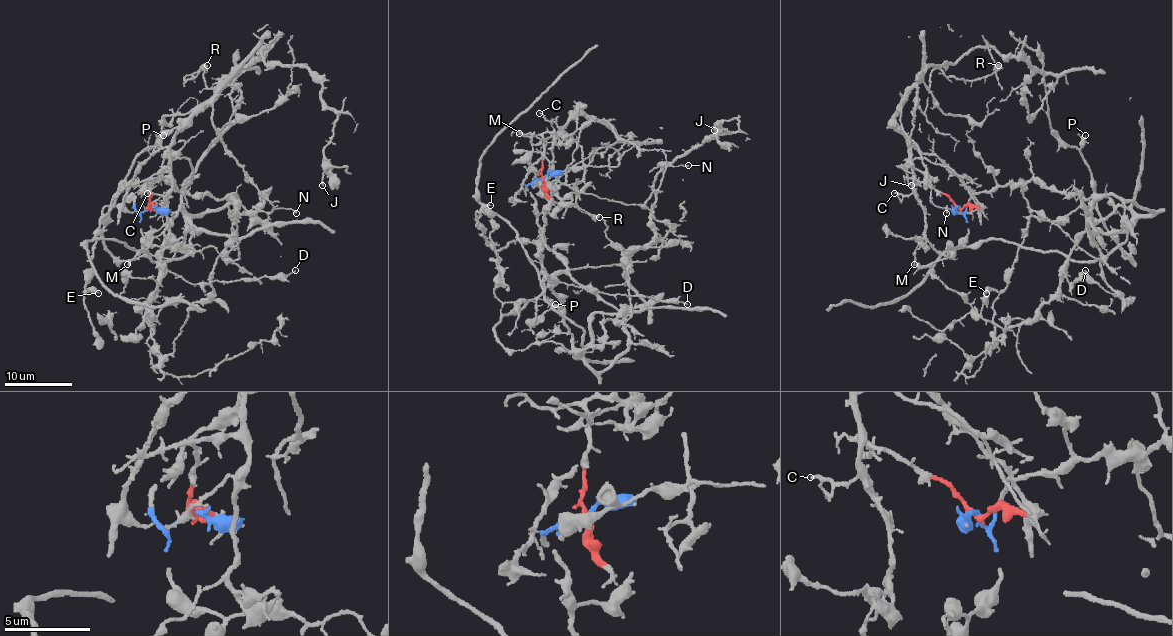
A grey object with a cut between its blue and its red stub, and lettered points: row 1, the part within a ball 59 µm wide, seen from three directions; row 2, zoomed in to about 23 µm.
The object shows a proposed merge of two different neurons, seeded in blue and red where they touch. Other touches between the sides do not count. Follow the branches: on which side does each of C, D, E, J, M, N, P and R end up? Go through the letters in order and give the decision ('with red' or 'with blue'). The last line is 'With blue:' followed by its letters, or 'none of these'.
C: with red
D: with blue
E: with blue
J: with blue
M: with red
N: with red
P: with blue
R: with red
With blue: D, E, J, P

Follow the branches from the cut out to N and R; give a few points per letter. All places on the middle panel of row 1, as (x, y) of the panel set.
N: (542, 178), (545, 133), (560, 133), (582, 114), (605, 119), (637, 148), (659, 150), (669, 165), (688, 165)
R: (542, 178), (545, 133), (560, 133), (581, 114), (594, 116), (616, 138), (593, 155), (576, 202), (599, 217)

